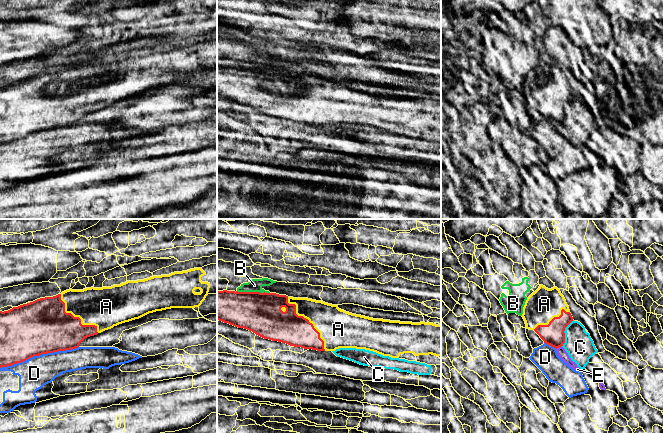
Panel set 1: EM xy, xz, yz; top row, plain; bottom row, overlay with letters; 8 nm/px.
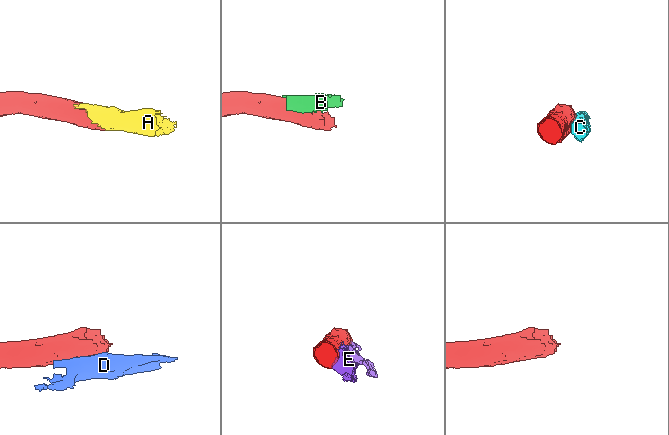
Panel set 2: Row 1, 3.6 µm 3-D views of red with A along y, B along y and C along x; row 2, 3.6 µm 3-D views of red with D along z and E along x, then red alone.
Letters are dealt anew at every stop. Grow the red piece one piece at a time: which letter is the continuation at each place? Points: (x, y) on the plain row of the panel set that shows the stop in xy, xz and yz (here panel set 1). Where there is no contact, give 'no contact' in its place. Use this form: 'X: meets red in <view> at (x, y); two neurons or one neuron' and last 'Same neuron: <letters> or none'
A: meets red in xz at (307, 95); one neuron
B: meets red in xz at (253, 68); two neurons
C: meets red in yz at (564, 109); two neurons
D: meets red in xy at (39, 130); two neurons
E: meets red in yz at (558, 123); two neurons
Same neuron: A

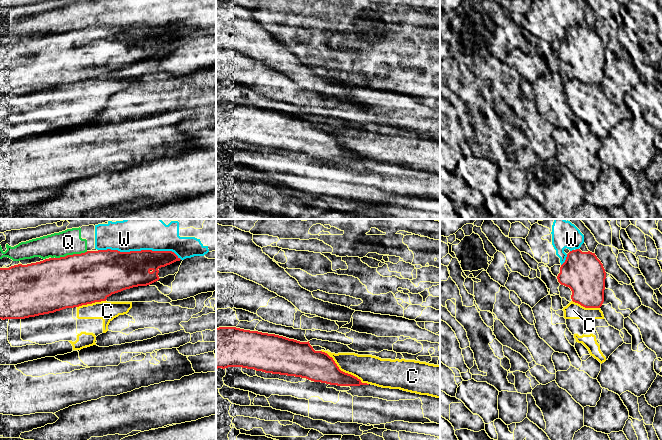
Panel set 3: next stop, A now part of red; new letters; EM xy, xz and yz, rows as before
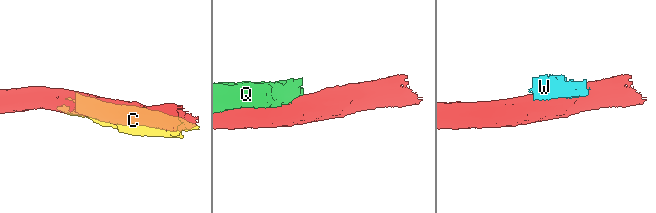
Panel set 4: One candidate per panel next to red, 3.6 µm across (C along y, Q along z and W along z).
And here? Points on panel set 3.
C: meets red in xz at (342, 147); two neurons
Q: meets red in xy at (71, 31); two neurons
W: meets red in xy at (140, 27); two neurons
Same neuron: none

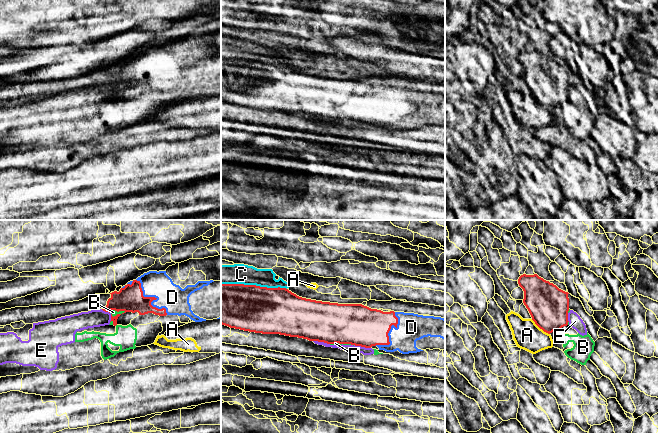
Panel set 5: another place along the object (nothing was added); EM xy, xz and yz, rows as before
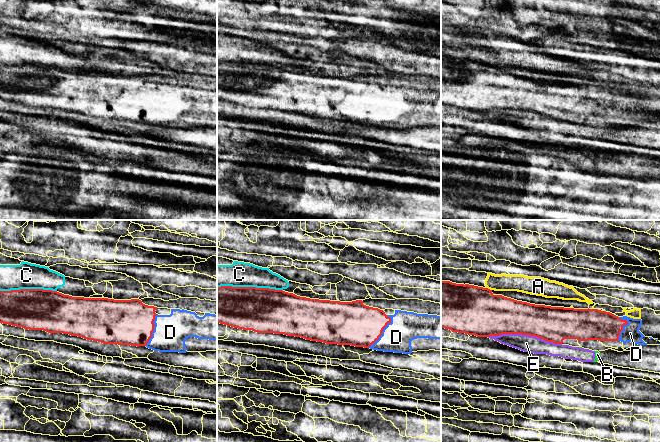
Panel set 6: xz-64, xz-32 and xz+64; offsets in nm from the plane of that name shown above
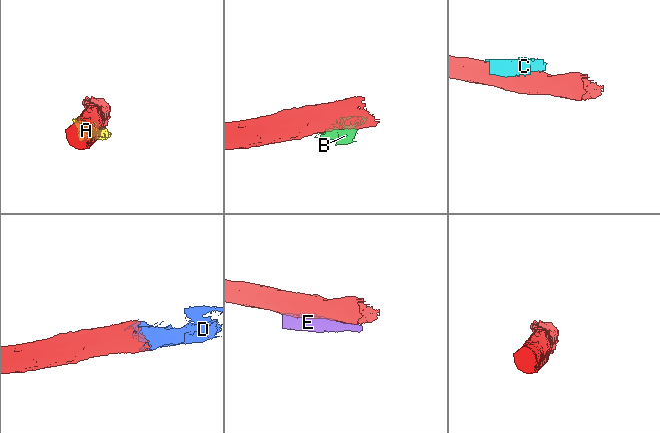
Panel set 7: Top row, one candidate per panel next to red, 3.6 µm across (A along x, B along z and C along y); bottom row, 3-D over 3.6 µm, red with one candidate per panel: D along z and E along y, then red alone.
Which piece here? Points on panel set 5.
A: meets red in yz at (540, 104); two neurons
B: meets red in xy at (117, 87); two neurons
C: meets red in xz at (254, 61); two neurons
D: meets red in xy at (154, 73); one neuron
E: meets red in xz at (321, 117); two neurons
Same neuron: D

